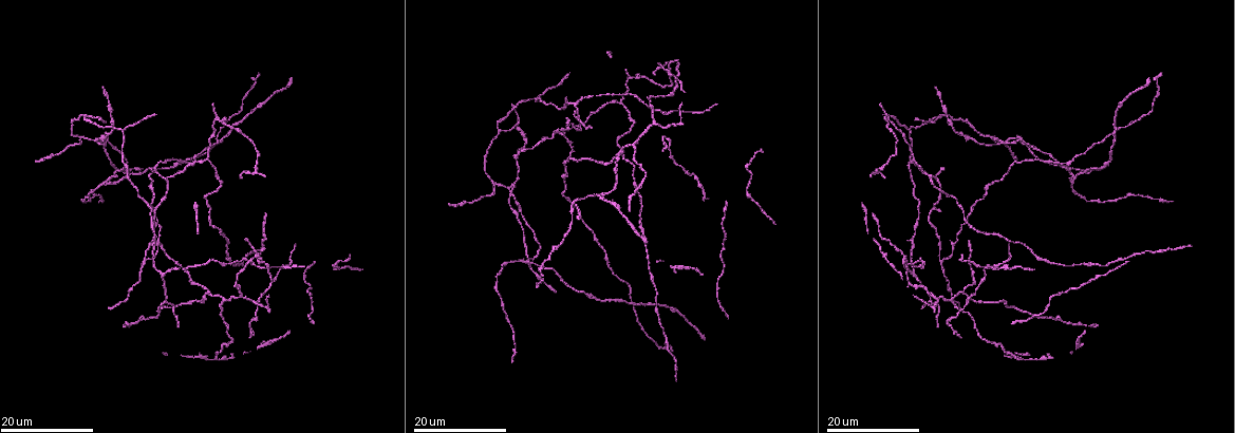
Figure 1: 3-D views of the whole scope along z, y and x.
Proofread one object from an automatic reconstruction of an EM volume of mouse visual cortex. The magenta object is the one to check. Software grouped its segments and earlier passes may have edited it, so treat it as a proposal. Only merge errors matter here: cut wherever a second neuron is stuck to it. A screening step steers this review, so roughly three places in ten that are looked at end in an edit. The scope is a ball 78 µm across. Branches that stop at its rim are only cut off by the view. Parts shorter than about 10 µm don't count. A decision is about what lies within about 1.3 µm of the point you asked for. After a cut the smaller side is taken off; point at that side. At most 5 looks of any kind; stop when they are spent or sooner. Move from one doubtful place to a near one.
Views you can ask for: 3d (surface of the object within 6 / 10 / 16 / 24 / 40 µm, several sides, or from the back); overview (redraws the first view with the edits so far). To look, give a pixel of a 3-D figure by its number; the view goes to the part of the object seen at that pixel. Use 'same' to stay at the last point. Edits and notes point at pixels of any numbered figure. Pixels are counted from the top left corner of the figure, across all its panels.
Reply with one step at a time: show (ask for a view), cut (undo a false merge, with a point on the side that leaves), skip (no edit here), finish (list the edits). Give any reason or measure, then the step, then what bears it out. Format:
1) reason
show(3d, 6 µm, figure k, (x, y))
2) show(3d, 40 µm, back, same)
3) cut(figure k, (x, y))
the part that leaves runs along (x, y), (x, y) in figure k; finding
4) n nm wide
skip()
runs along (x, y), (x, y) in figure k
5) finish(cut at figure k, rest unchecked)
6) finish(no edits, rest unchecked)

a fork
show(3d, 16 µm, figure 1, (494, 182))

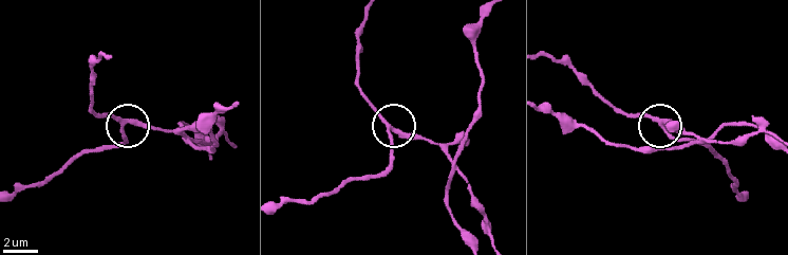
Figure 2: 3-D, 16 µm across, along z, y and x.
show(3d, 10 µm, figure 2, (122, 122))

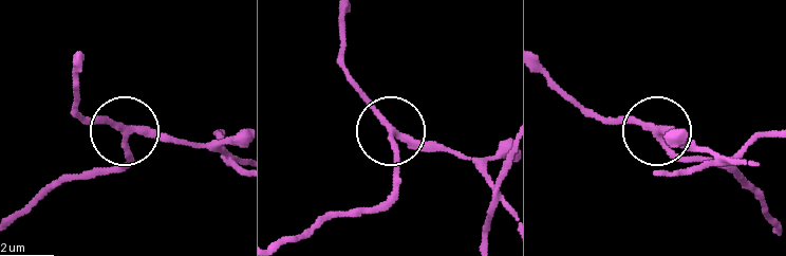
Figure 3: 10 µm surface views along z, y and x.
230 nm wide
skip()
runs along (488, 241), (494, 194), (461, 158), (395, 136), (399, 185) in figure 3; all the same neuron

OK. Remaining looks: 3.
three arms meet
show(3d, 16 µm, figure 1, (619, 103))

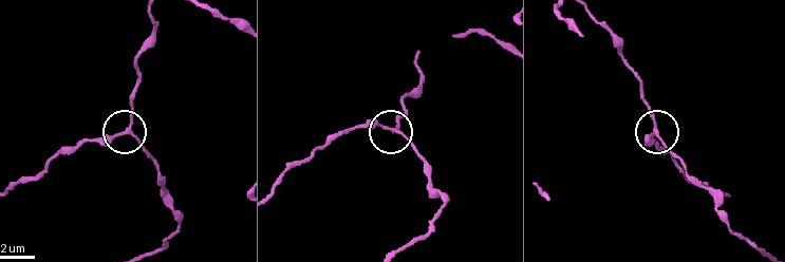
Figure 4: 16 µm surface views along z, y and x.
zoom in
show(3d, 6 µm, figure 4, (396, 131))

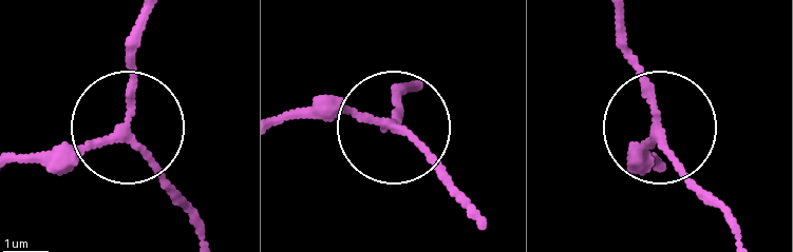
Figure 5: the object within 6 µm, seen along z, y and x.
150 nm wide
skip()
runs along (278, 122), (357, 111), (391, 126), (402, 95) in figure 5; one neuron here

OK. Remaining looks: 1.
finish(no edits, rest unchecked)

